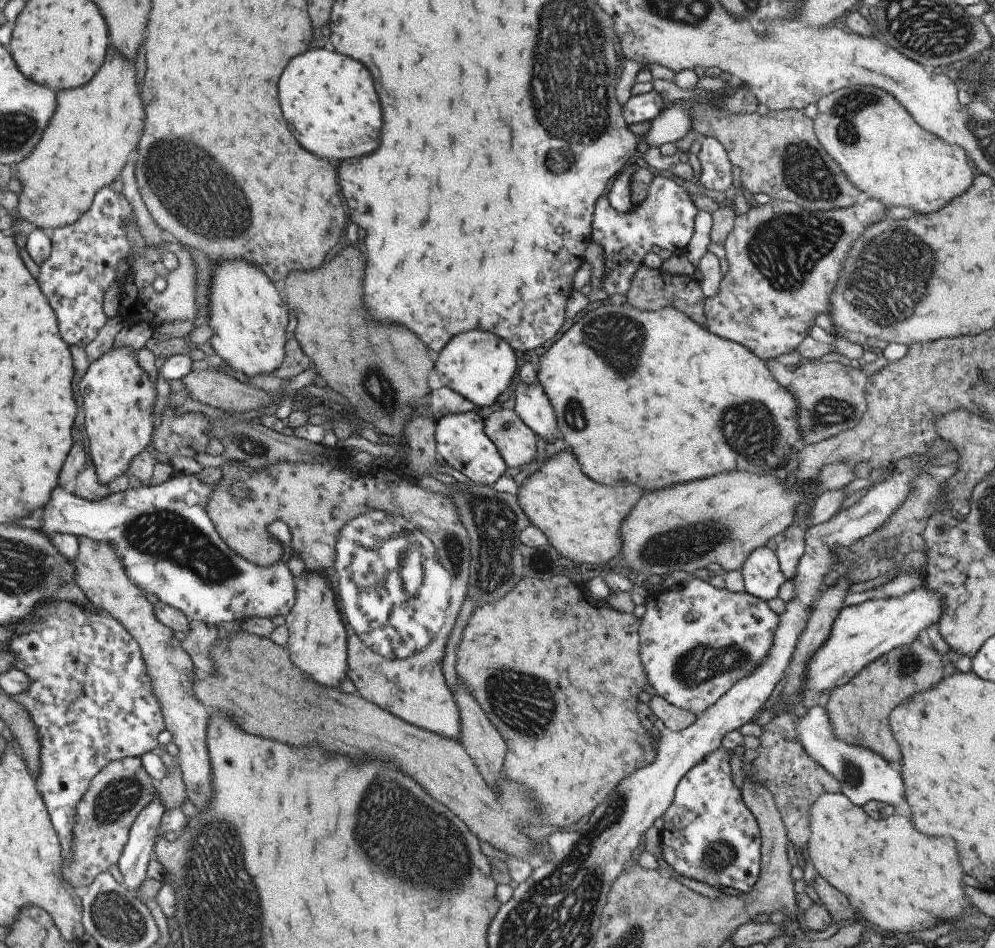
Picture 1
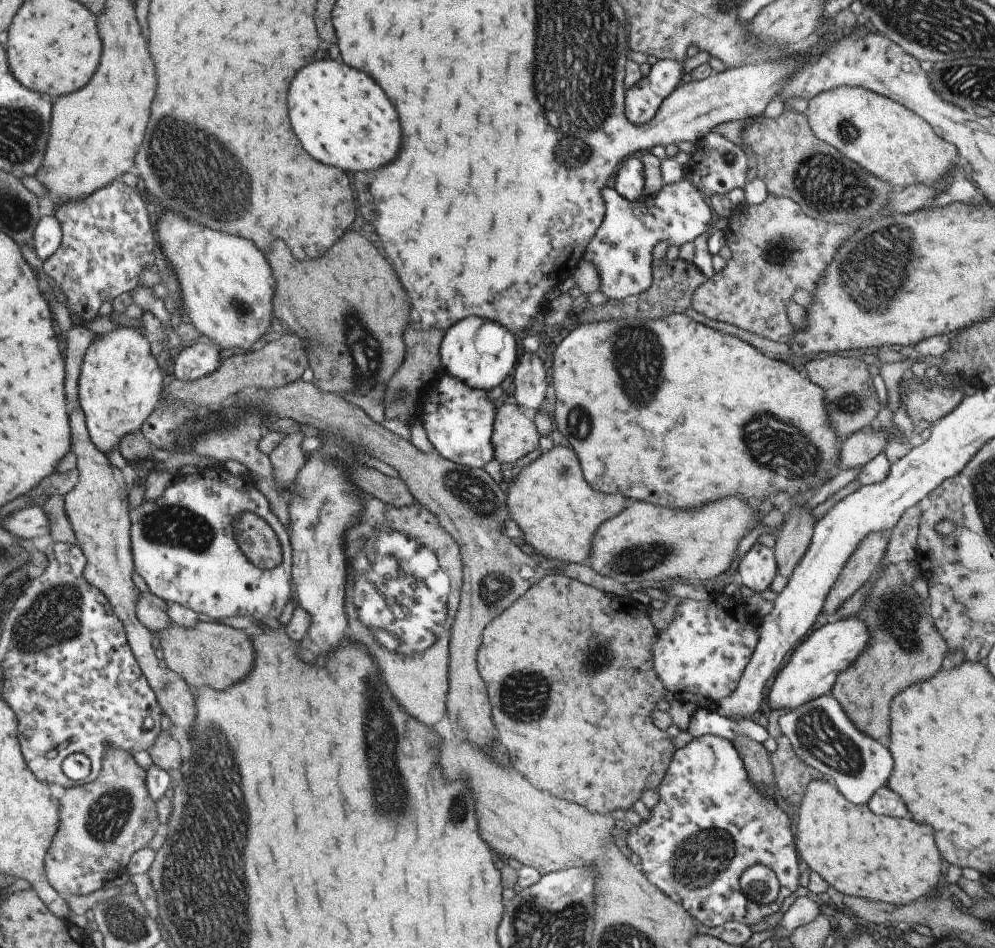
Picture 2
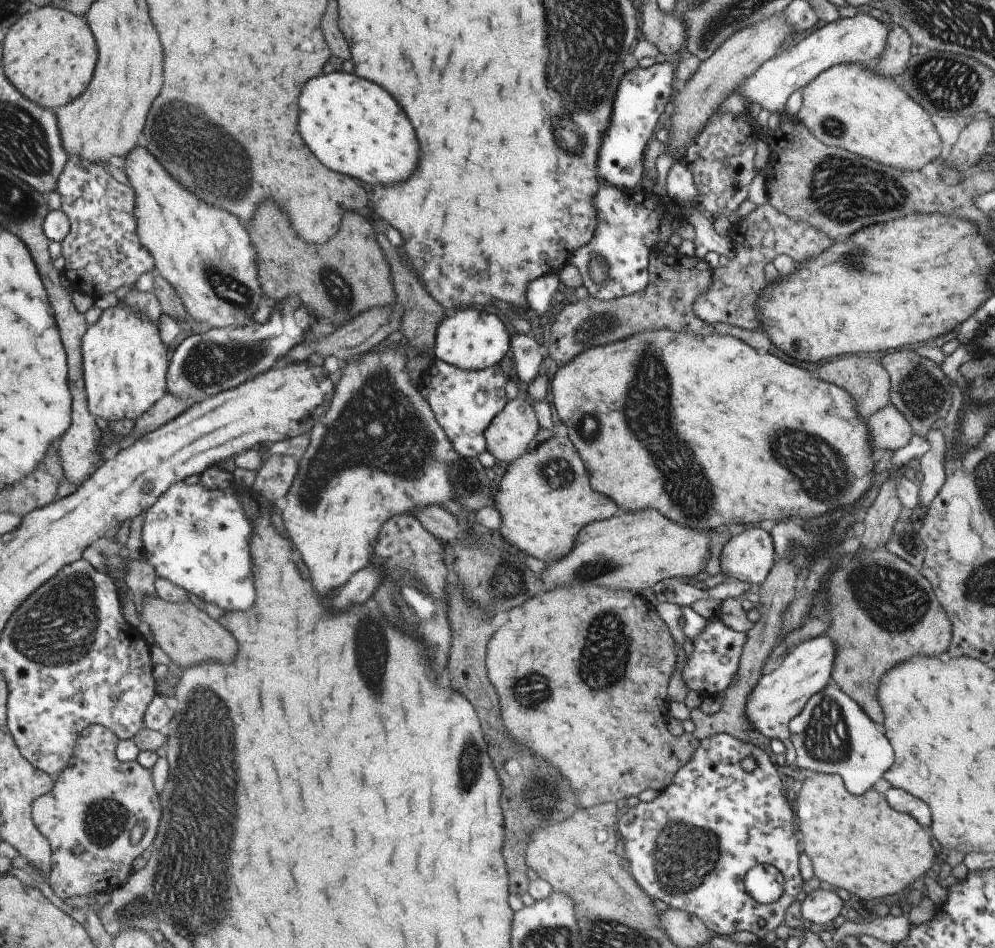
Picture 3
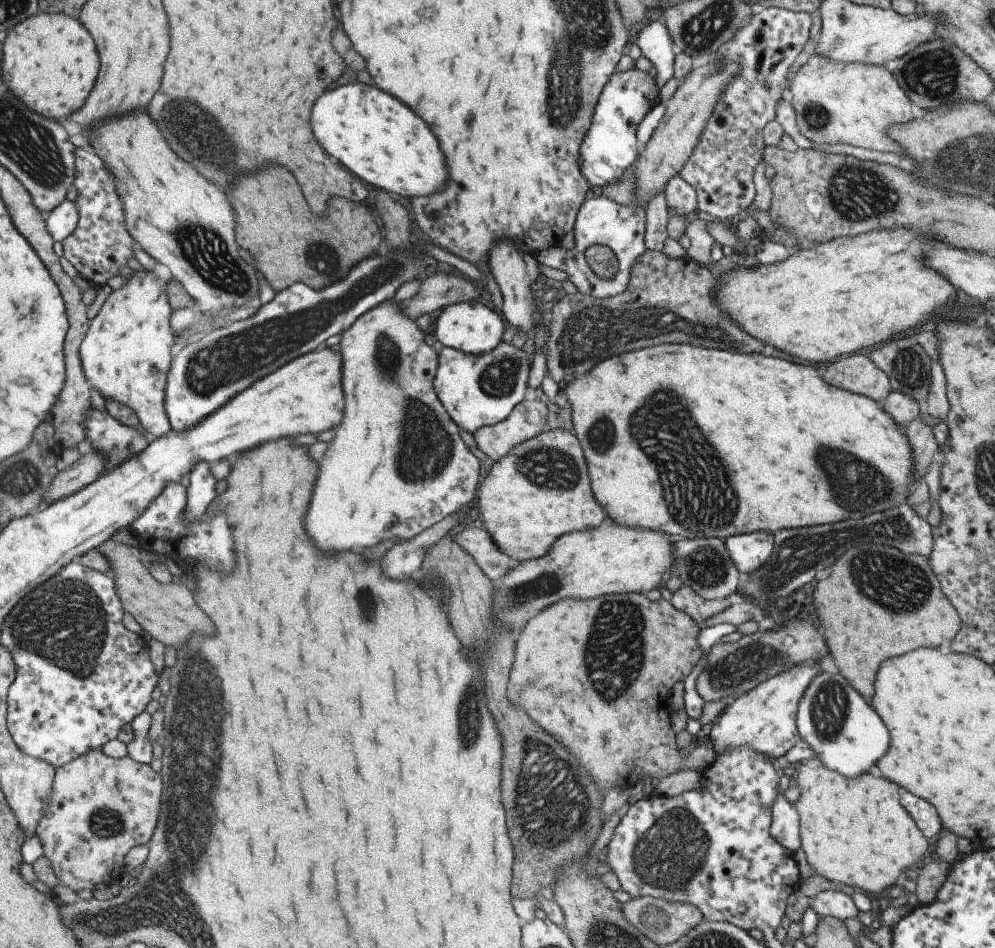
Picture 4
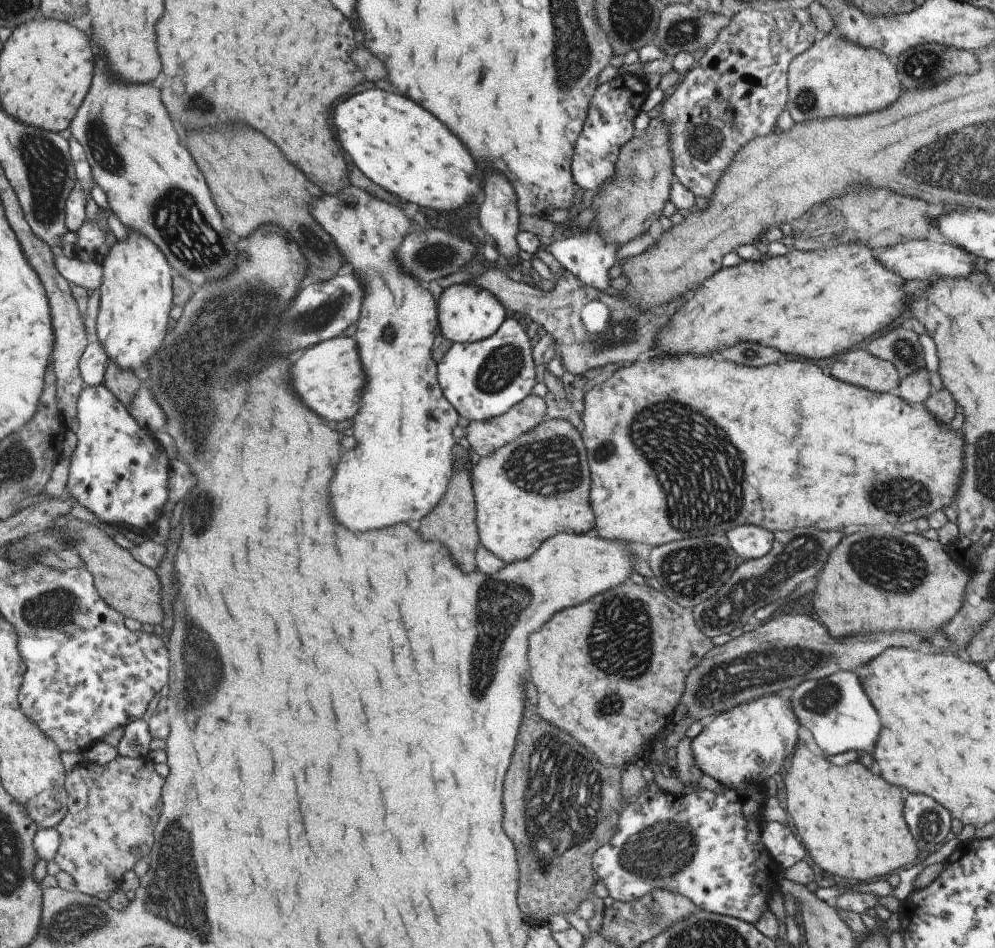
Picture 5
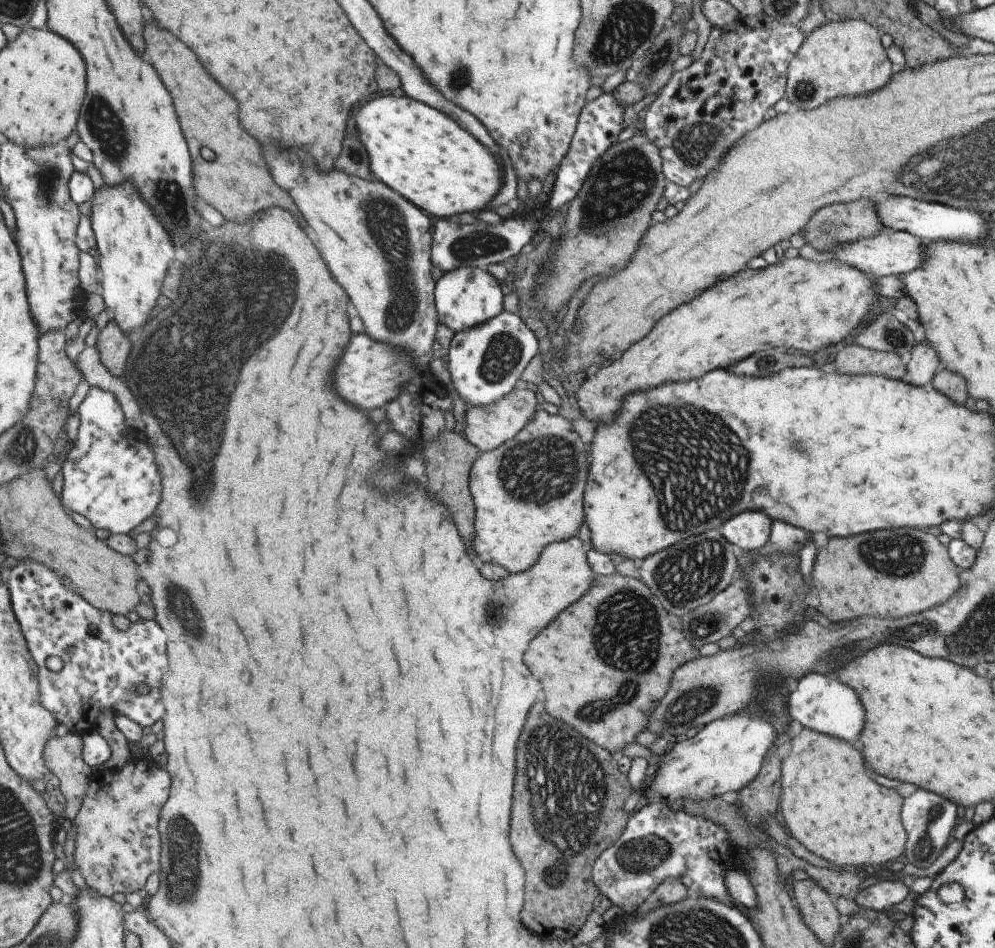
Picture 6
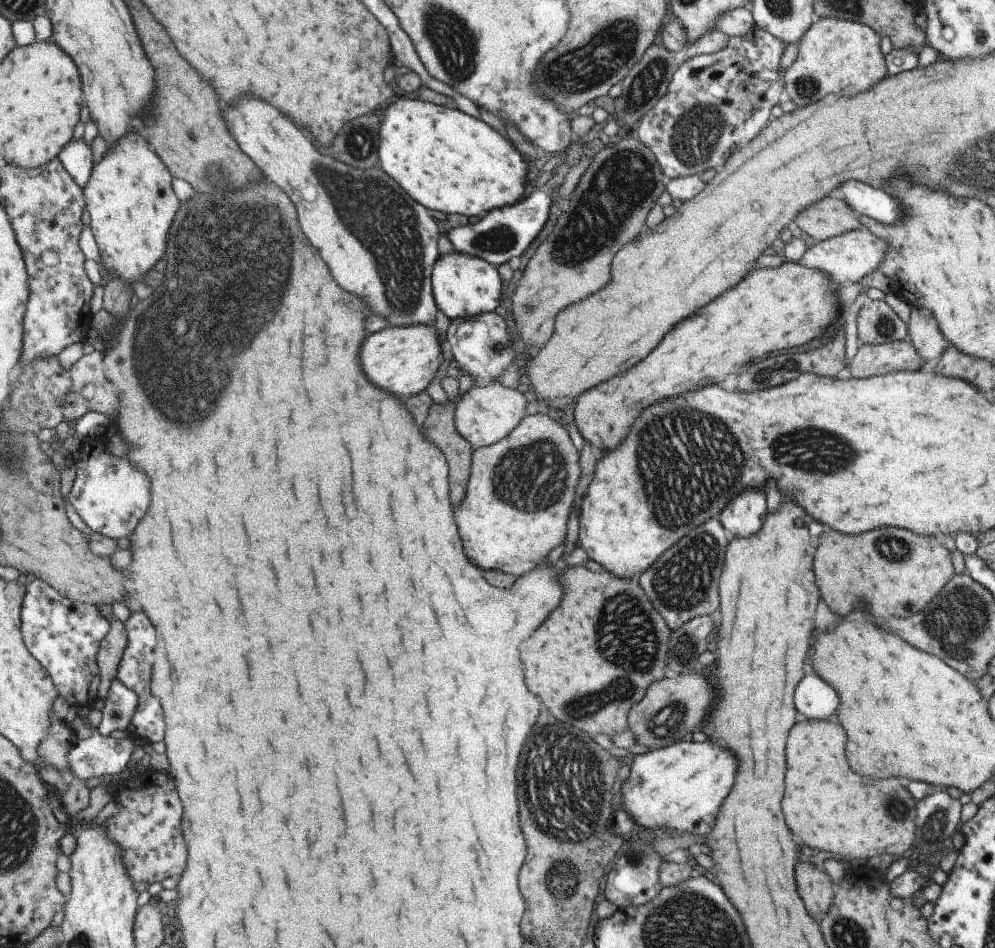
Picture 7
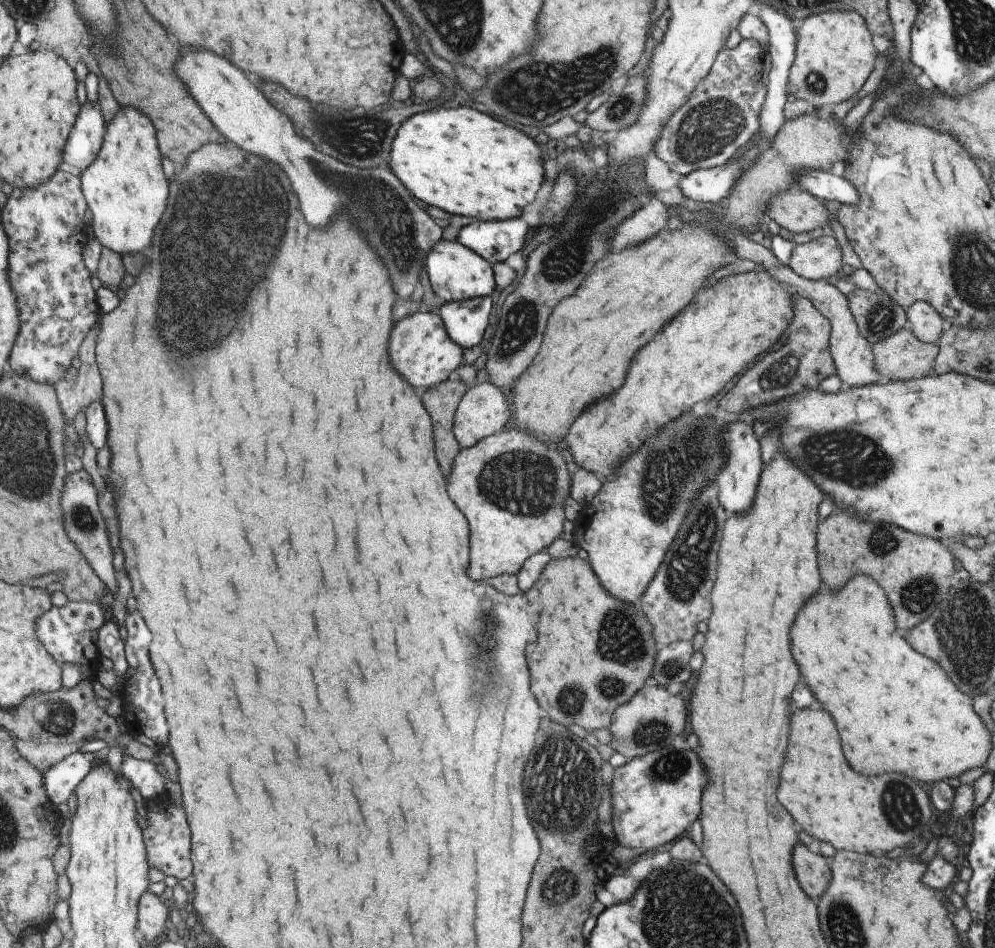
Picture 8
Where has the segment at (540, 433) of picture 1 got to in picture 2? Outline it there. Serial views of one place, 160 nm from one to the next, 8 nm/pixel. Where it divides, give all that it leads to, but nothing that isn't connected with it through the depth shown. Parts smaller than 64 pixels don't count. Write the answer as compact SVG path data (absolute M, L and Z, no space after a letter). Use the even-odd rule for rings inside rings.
M521 352L513 370L513 394L517 406L527 413L541 409L549 391L545 381L547 374L540 352Z

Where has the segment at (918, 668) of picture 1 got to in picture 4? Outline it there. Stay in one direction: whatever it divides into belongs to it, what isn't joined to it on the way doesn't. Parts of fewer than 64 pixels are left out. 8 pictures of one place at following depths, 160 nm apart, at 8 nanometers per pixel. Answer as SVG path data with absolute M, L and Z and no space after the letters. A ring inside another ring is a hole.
M857 543L845 550L847 552L838 555L837 560L829 566L827 572L819 576L815 581L814 590L811 592L811 600L813 600L816 617L820 622L821 633L824 636L828 654L833 658L834 665L837 667L838 672L841 673L841 676L865 699L873 694L874 674L881 662L915 649L937 649L941 642L949 642L957 634L957 630L960 629L960 618L957 609L942 593L937 577L924 556L917 553L904 553L897 547L893 548L881 543Z

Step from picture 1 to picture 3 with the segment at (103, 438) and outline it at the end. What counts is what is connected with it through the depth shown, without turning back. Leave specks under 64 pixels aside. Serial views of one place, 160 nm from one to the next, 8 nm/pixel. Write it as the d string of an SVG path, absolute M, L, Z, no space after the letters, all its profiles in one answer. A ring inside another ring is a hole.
M121 303L102 311L99 318L89 327L83 338L84 373L88 390L88 405L91 414L106 422L120 421L125 417L143 417L149 409L168 393L168 370L170 350L161 340L159 322L153 322L147 314L132 305Z

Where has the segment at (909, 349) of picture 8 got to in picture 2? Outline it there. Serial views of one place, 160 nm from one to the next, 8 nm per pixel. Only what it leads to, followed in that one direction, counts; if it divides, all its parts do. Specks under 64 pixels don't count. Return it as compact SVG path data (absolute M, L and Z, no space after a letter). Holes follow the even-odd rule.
M832 356L811 360L805 365L804 375L815 384L823 386L825 410L830 425L842 440L859 431L875 418L879 412L879 400L873 387L873 375L867 369L868 364L855 356Z

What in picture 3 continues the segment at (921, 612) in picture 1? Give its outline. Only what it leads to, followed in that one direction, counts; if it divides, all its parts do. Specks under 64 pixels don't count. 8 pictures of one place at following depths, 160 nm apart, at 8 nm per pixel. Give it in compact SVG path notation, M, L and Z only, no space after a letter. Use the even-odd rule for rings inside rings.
M813 637L793 647L785 654L781 664L769 674L761 674L748 694L744 704L744 715L749 730L754 729L769 740L779 740L790 747L788 722L803 710L807 699L819 692L831 679L834 646L830 638Z

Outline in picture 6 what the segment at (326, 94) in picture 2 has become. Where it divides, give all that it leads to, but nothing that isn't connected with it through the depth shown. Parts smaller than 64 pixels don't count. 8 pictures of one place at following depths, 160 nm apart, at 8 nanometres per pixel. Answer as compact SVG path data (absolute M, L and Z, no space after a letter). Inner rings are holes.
M389 94L369 102L357 114L357 128L359 138L370 156L372 174L412 204L439 219L452 219L459 214L482 211L503 184L499 164L483 144L479 144L471 134L467 134L445 114L409 96L397 98Z

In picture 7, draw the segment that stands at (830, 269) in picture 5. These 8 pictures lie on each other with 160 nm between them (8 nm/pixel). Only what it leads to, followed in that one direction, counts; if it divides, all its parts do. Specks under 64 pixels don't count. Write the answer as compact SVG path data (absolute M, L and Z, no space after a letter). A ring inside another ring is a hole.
M785 262L778 267L751 270L735 286L725 290L725 294L719 294L707 306L699 308L695 314L675 324L665 334L665 338L661 338L659 346L655 346L655 350L651 350L641 362L637 362L629 370L629 374L623 372L591 388L589 392L580 394L572 404L573 425L587 444L597 446L601 450L613 450L621 444L621 440L631 428L631 422L641 414L641 410L645 410L645 406L651 406L661 398L677 396L689 390L699 390L701 386L707 386L707 382L715 384L729 372L737 374L739 366L773 352L773 348L795 348L822 336L829 326L833 326L835 320L841 319L841 308L836 303L837 289L821 271L808 269L797 263Z

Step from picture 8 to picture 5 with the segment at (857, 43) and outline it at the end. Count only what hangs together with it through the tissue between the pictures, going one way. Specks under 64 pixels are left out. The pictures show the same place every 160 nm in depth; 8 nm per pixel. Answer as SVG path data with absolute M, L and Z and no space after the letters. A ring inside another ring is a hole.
M832 31L791 60L785 110L795 124L825 118L859 118L873 110L881 110L901 92L893 63L883 52L841 40Z

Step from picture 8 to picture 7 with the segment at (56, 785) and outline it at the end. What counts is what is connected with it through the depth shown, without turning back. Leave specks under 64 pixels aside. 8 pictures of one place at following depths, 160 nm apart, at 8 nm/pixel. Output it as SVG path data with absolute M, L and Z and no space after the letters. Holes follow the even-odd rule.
M91 724L90 730L88 738L75 741L69 756L69 770L87 781L121 774L129 766L131 754L137 750L135 739L132 736L121 739L103 736L100 728Z

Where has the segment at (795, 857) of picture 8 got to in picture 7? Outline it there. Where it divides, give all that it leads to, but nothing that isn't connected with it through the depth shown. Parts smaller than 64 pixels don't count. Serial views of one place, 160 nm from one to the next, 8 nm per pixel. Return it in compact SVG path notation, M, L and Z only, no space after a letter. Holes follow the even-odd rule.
M797 862L795 880L797 880L797 894L801 896L811 918L829 908L835 886L827 873L811 866L809 862Z

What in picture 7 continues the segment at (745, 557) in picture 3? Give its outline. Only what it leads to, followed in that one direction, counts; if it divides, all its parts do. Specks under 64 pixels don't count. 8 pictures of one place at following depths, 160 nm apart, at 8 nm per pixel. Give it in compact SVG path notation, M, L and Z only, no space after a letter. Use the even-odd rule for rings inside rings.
M743 490L725 510L719 512L719 522L733 532L733 536L751 536L757 532L765 516L765 494L761 490Z

